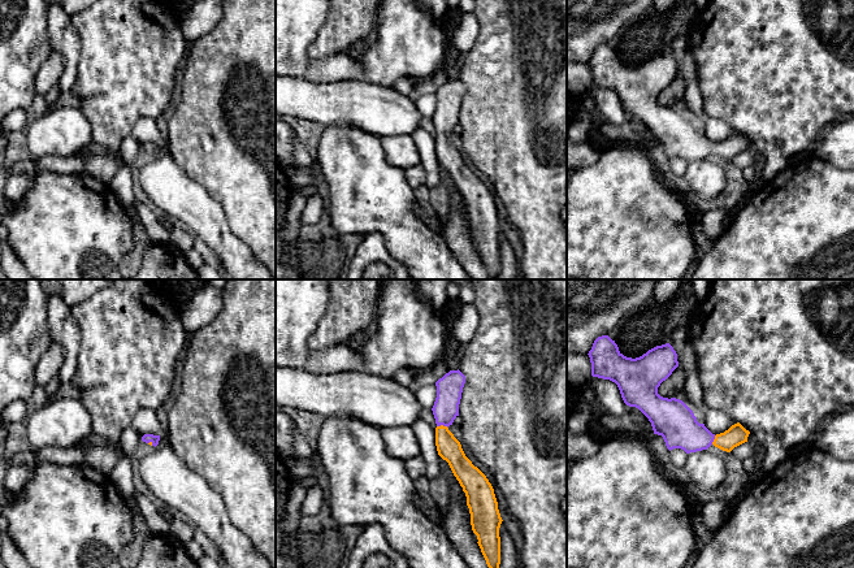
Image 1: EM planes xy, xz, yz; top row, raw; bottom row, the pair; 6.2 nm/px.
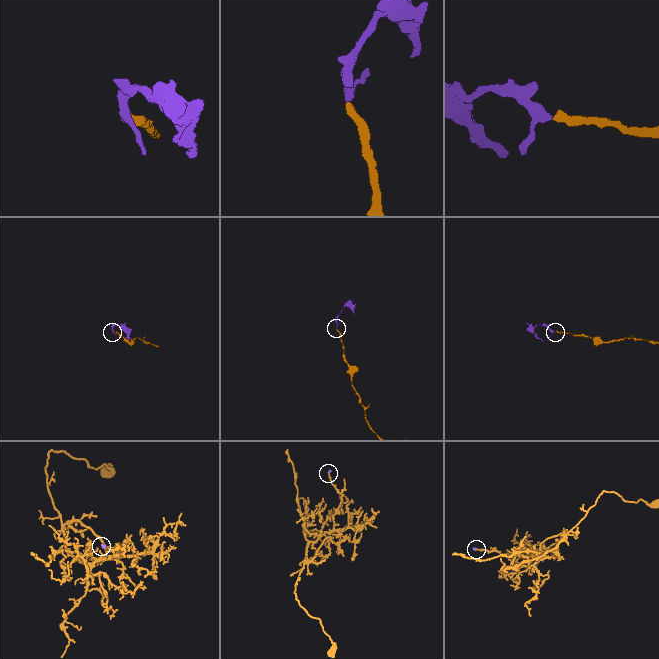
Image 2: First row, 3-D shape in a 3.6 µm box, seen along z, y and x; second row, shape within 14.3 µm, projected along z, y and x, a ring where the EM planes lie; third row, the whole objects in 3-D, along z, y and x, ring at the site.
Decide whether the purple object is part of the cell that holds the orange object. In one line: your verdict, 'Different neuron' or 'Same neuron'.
Same neuron

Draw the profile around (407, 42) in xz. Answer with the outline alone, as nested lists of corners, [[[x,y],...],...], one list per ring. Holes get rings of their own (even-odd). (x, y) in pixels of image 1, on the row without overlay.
[[[381,0],[374,31],[369,40],[370,47],[356,61],[365,71],[368,83],[393,88],[395,81],[399,78],[409,77],[416,81],[422,81],[446,68],[446,51],[450,45],[450,32],[442,21],[435,21],[432,14],[421,6],[419,0]]]

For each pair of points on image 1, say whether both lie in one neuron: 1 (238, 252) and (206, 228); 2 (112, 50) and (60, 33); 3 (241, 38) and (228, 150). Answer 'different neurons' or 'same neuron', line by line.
1: same neuron
2: different neurons
3: same neuron

